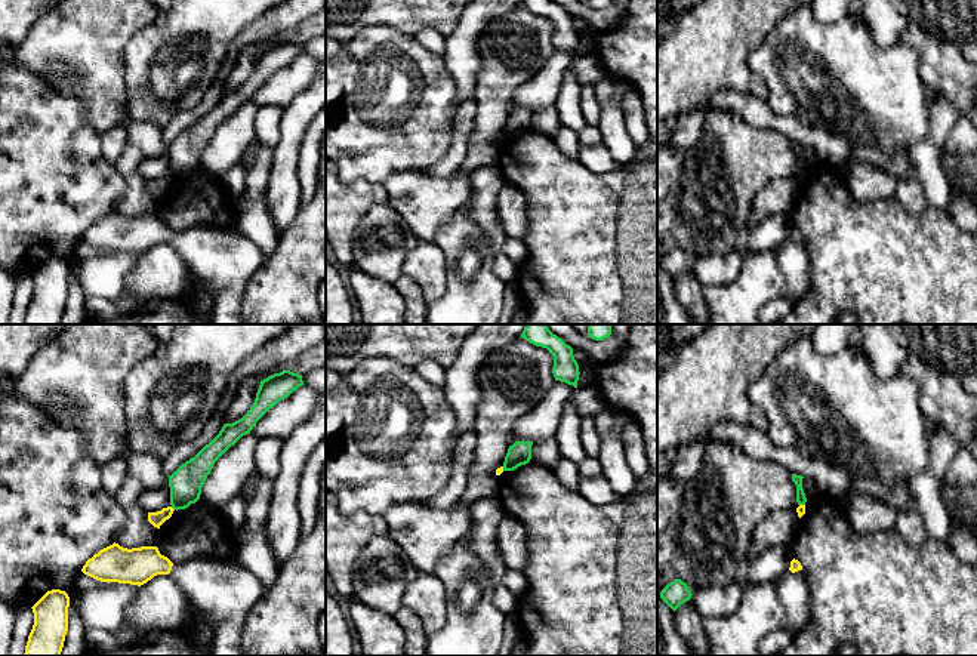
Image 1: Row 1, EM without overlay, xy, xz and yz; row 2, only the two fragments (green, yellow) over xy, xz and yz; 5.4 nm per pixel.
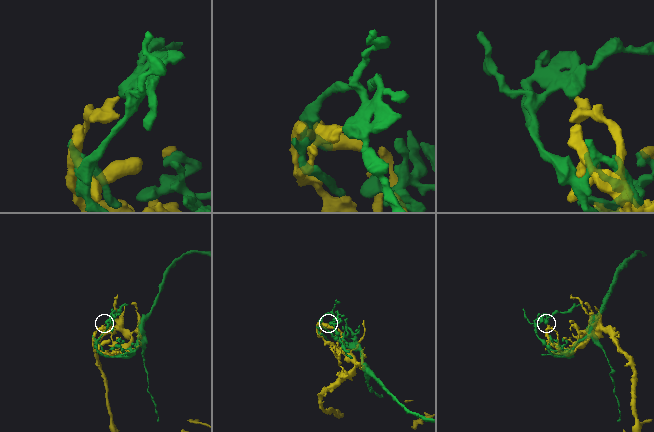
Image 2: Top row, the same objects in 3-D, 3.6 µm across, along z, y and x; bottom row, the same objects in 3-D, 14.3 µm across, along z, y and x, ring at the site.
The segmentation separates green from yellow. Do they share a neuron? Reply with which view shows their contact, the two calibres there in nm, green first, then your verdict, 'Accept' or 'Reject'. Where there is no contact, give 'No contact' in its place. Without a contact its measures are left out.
Touches green in yz. Thickness 60 nm (green) against 50 nm. Reject

